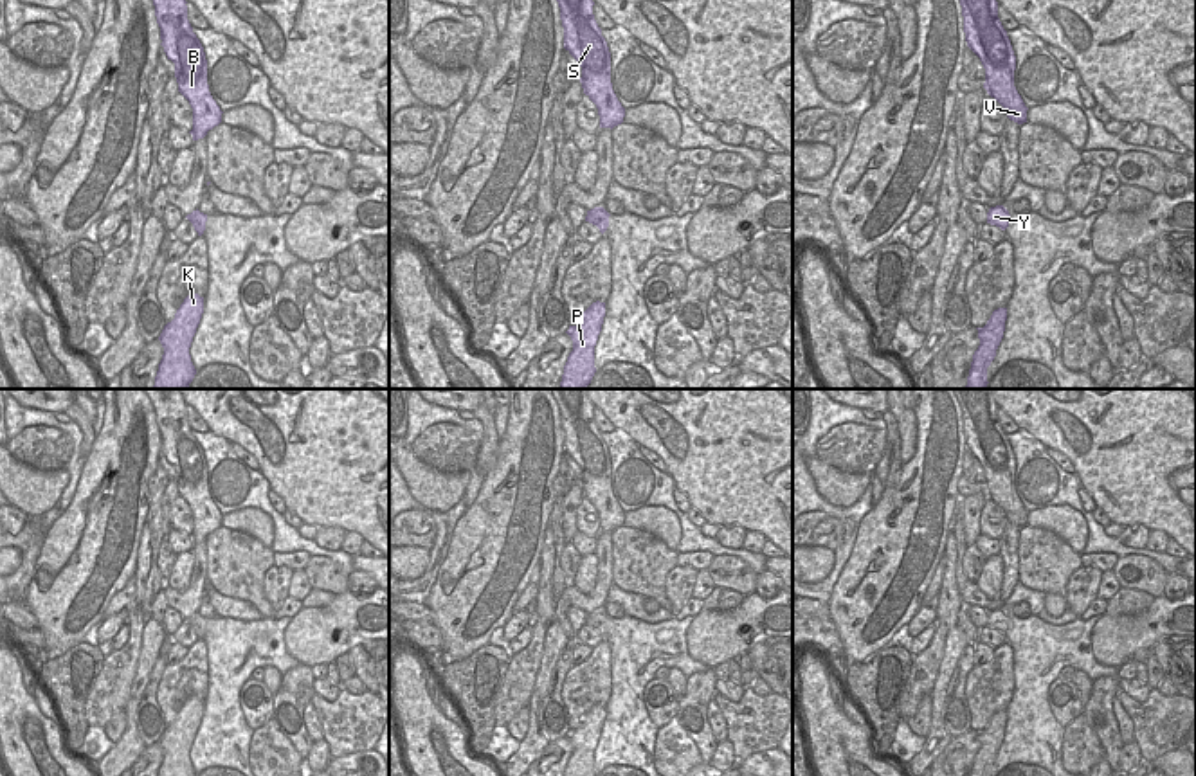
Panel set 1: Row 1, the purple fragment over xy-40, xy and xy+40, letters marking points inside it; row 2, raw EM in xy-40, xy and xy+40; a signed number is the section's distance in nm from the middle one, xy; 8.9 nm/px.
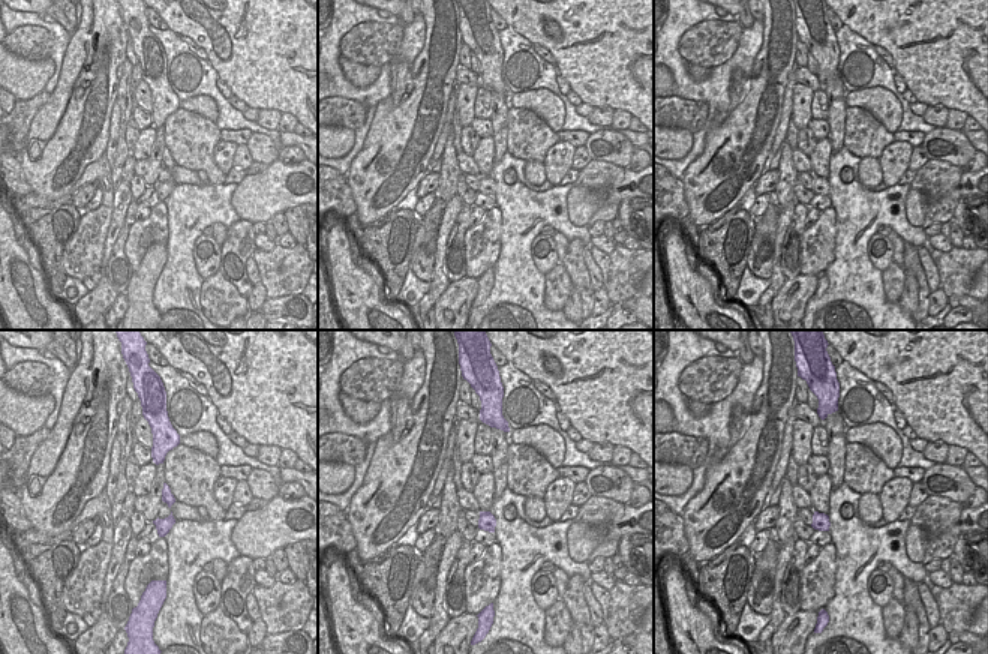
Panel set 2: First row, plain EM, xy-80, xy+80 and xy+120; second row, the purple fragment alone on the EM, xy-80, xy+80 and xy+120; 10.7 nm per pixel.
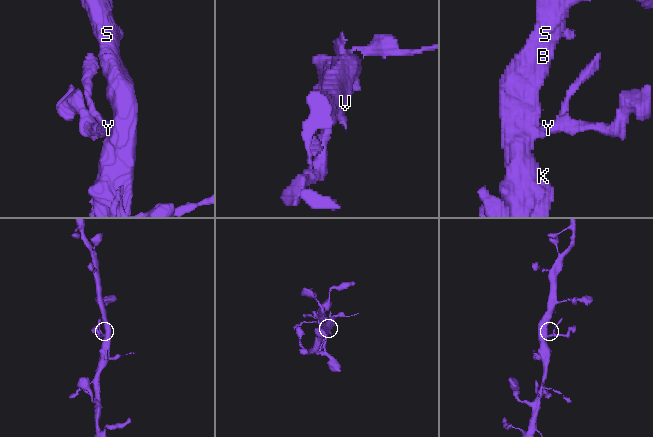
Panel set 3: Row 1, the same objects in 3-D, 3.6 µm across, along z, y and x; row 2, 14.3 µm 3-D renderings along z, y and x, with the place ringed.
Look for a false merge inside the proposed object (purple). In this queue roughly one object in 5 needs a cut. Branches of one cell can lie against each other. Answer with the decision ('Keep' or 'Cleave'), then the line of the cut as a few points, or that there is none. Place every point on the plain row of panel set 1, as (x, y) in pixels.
Keep. No split.

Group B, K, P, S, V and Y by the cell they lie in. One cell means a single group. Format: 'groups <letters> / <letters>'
groups B K P S V Y

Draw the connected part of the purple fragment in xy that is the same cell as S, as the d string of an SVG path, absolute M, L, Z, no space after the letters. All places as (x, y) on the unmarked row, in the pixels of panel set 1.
M549 389L564 430L564 452L582 470L584 497L596 508L600 531L614 531L623 526L625 511L618 504L611 486L611 456L602 432L593 418L593 402L587 389Z

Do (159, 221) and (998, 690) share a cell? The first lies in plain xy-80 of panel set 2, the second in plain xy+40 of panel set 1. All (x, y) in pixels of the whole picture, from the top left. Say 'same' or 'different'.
same

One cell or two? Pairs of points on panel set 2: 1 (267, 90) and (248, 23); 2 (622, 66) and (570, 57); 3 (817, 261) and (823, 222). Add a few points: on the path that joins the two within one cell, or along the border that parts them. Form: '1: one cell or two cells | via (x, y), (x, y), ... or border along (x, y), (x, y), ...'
1: one cell | via (267, 74), (267, 42), (264, 39)
2: one cell | via (609, 57), (583, 57)
3: one cell | via (817, 252), (817, 242), (823, 231)

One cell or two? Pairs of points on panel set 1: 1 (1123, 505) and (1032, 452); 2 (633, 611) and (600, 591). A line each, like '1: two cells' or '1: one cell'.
1: two cells
2: two cells

